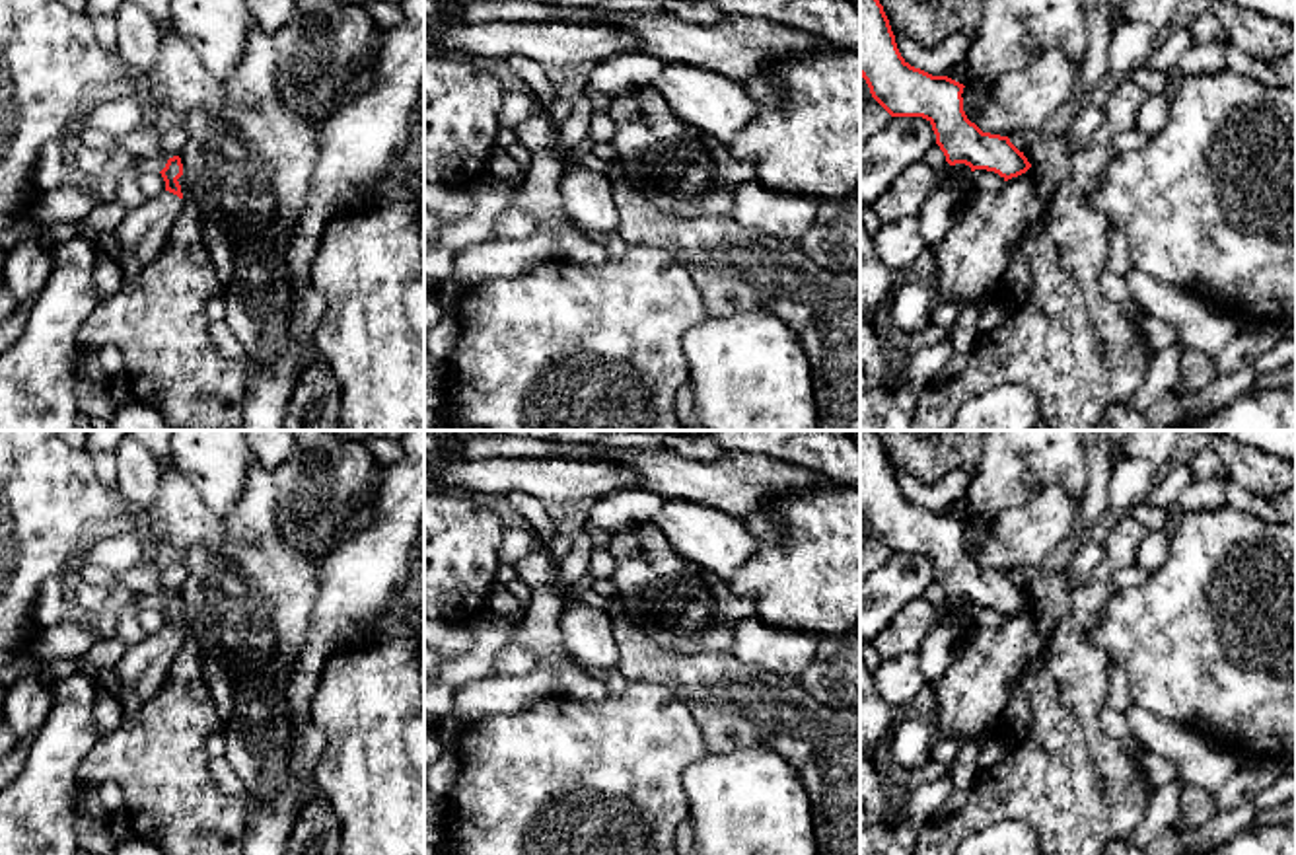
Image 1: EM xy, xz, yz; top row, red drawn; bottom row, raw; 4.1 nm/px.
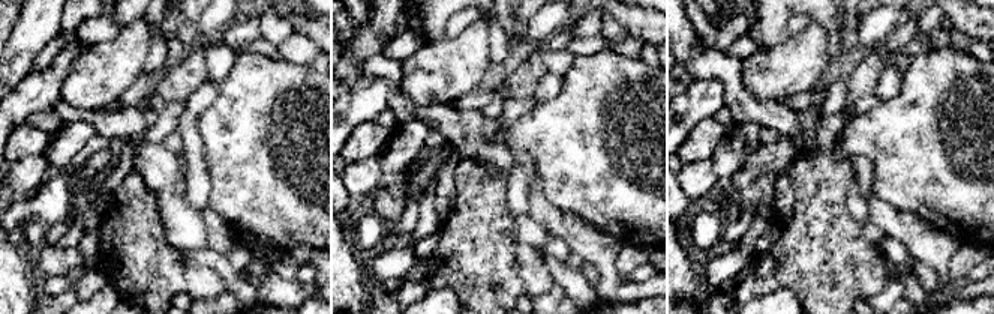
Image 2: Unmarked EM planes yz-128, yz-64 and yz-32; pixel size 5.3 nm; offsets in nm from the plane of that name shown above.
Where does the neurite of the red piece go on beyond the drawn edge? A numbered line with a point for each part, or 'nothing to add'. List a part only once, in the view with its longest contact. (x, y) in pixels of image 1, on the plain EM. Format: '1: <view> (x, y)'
1: xy (144, 667)

